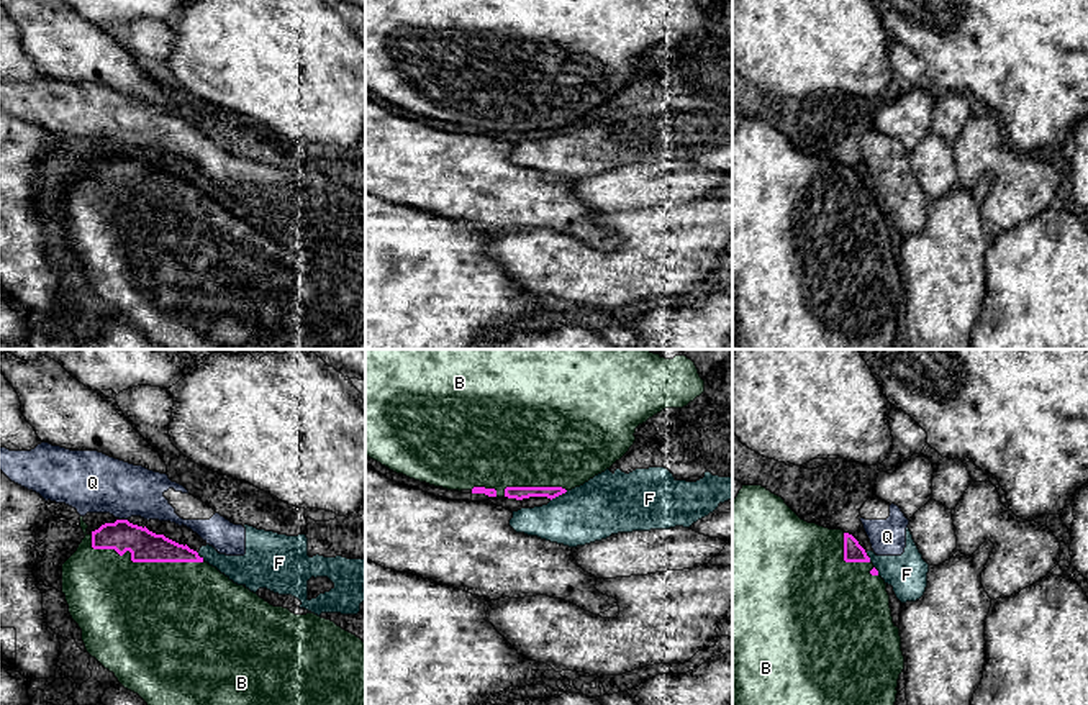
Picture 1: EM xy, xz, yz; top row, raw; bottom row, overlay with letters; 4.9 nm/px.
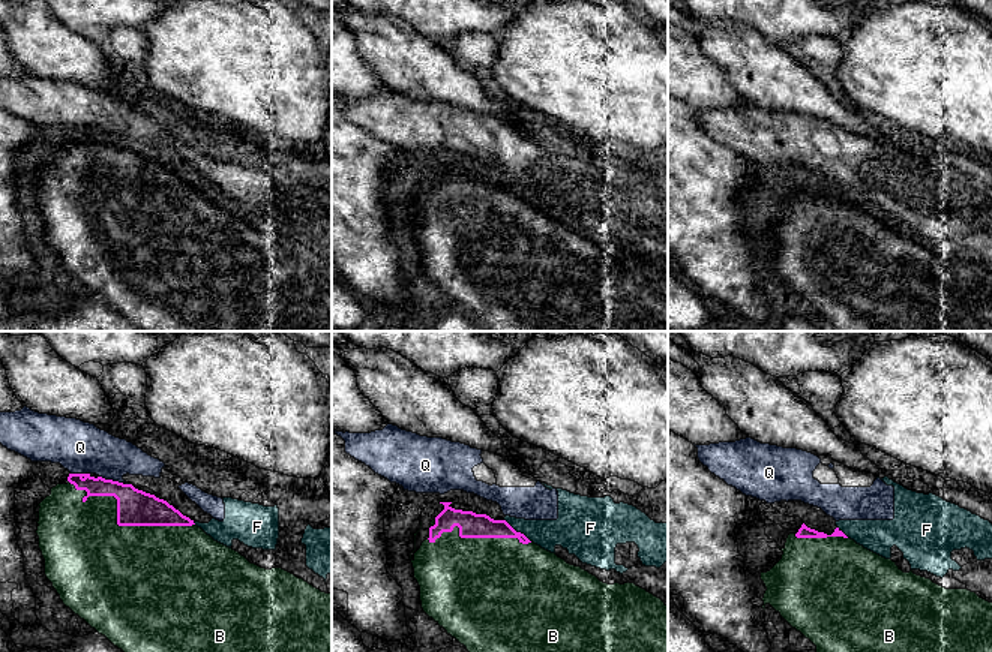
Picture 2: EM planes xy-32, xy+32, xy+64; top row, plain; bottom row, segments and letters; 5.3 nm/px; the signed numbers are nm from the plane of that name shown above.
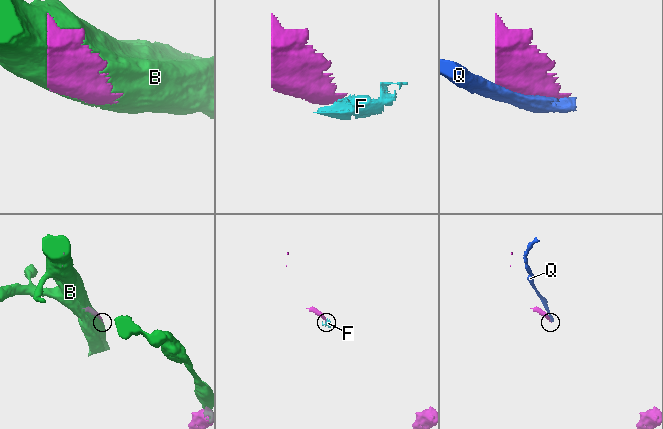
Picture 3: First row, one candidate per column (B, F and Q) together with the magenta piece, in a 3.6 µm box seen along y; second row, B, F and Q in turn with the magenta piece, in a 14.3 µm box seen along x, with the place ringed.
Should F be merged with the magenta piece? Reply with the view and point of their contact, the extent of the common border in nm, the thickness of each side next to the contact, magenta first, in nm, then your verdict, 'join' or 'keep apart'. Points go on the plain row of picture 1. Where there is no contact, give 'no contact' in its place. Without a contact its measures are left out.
contact xz (559, 127); length 100 nm; calibres 60 and 300 nm; keep apart

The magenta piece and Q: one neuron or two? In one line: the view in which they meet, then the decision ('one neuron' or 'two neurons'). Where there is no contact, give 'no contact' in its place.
xy | two neurons

